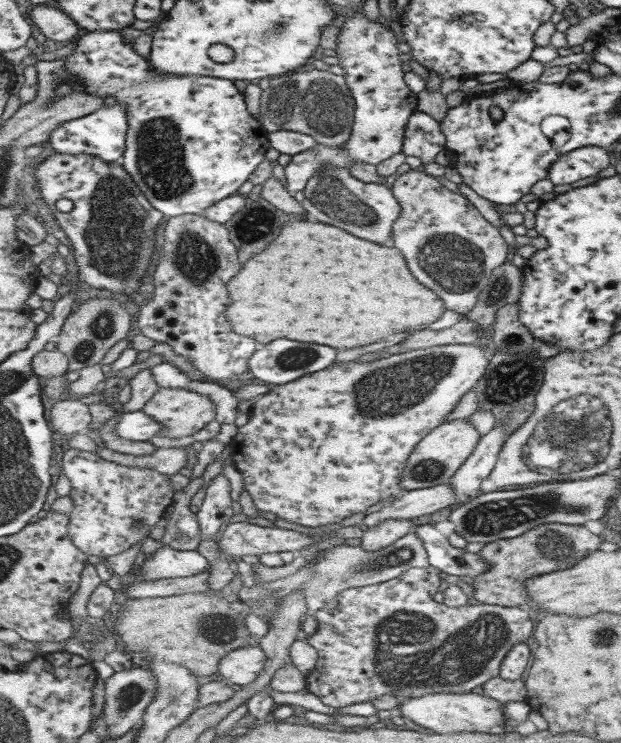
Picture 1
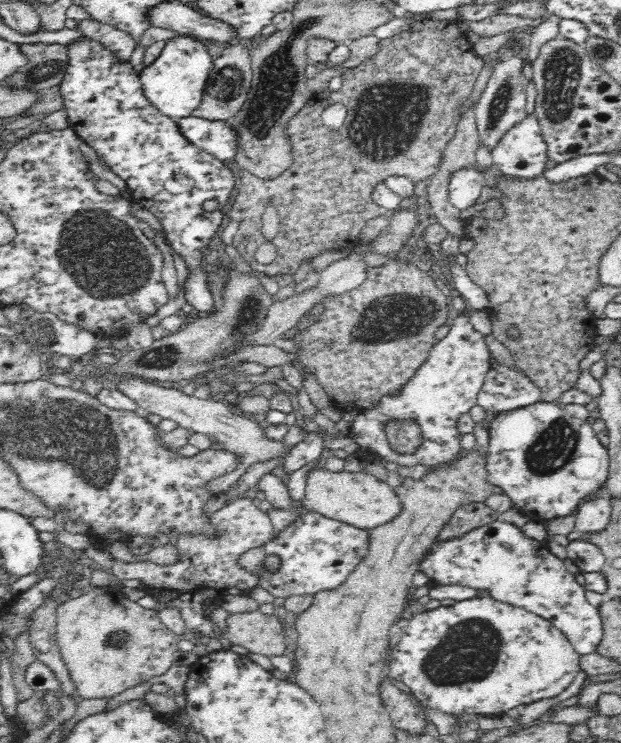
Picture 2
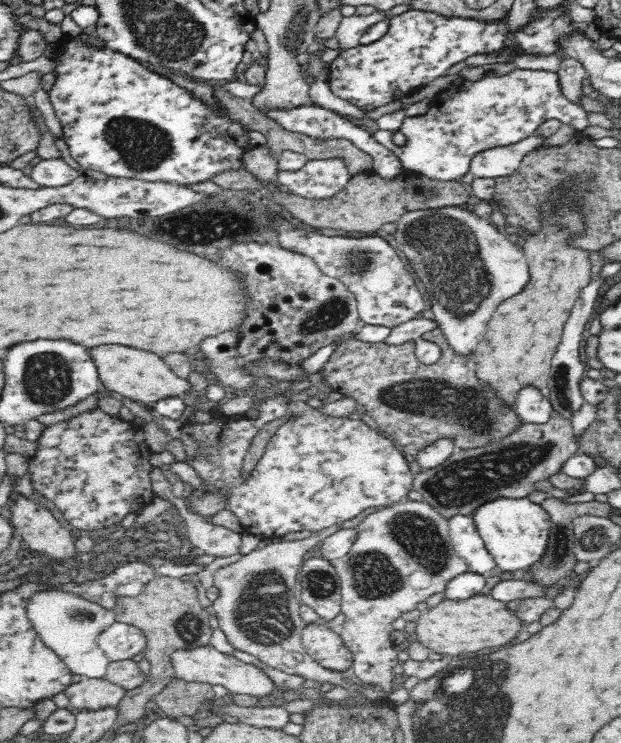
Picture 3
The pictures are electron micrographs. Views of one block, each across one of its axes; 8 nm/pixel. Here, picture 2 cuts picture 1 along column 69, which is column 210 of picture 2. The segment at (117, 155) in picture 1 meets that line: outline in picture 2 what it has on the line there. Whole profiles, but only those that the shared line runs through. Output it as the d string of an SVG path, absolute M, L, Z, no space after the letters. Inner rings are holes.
M188 116L176 120L176 124L180 134L200 150L209 152L223 162L235 158L236 135L225 121Z

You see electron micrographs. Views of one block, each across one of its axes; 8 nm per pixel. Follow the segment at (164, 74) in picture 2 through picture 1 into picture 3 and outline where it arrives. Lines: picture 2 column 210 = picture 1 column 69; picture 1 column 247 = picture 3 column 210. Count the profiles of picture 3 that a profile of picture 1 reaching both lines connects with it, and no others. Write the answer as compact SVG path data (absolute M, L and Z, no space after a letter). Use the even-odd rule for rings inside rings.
M62 37L63 43L60 43L61 51L59 55L55 56L55 63L57 67L54 72L56 74L55 83L50 90L50 101L52 102L56 116L63 126L63 139L68 144L68 150L70 154L78 164L80 164L82 170L98 171L108 175L110 177L116 177L117 179L132 178L136 180L145 180L148 182L165 182L174 183L174 185L180 185L181 187L192 186L192 184L198 184L198 182L208 182L215 176L225 173L226 171L239 171L245 169L245 162L243 156L248 152L248 132L250 128L247 128L243 122L234 120L229 115L229 110L226 105L220 103L220 107L225 108L226 114L216 114L214 110L210 110L200 98L194 98L188 90L182 88L182 86L176 86L174 82L150 72L148 68L140 66L137 59L126 56L118 51L113 51L107 46L92 46L81 40L72 38L70 40Z

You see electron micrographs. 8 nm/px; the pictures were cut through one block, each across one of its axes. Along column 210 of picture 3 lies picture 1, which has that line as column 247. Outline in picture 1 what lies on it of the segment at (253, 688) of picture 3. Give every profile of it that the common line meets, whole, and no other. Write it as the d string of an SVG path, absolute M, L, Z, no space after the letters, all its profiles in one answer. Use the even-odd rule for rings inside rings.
M258 646L241 647L226 654L219 663L219 673L230 683L251 684L265 670L267 653Z

